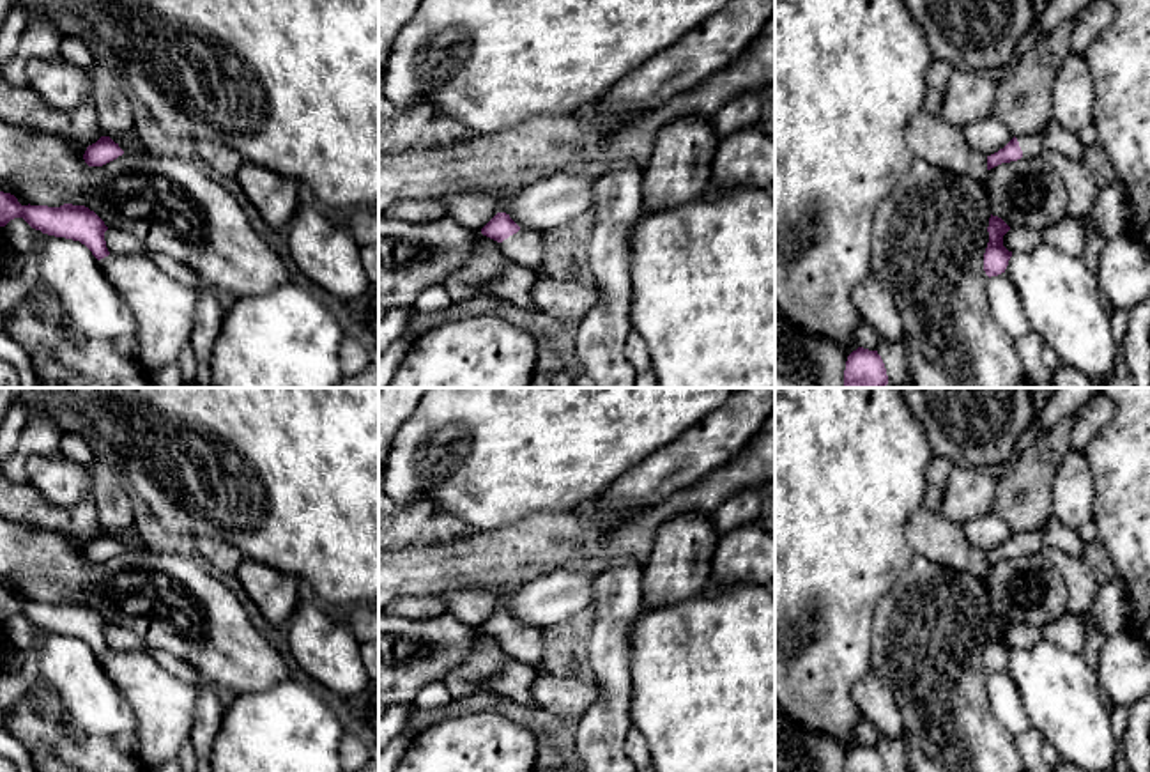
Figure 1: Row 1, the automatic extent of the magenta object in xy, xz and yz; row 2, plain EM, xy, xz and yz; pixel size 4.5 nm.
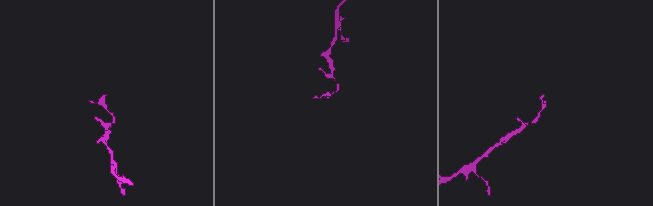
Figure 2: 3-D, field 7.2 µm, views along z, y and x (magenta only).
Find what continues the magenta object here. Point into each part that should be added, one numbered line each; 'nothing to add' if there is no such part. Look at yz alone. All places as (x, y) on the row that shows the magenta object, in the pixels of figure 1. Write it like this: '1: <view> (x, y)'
1: yz (1032, 146)

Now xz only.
1: xz (526, 247)

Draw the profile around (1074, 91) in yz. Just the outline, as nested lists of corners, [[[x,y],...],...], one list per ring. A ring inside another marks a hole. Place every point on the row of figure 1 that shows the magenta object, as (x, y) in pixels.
[[[1069,53],[1053,85],[1053,119],[1077,135],[1093,122],[1095,83],[1092,69],[1079,53]]]

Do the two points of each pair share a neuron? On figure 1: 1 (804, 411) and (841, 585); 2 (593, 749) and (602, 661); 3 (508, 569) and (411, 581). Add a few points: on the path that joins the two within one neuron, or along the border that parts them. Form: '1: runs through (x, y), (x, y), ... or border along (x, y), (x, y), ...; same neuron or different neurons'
1: runs through (804, 454), (804, 542); same neuron
2: runs through (604, 728), (613, 709), (613, 682); same neuron
3: runs through (483, 569), (436, 569); same neuron

